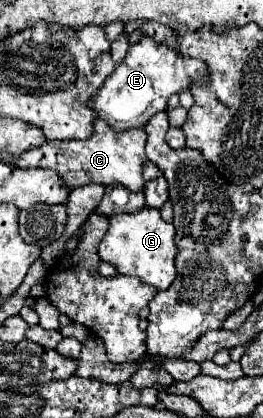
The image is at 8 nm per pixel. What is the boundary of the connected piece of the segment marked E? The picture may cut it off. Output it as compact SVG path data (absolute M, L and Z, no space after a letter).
M142 36L136 44L132 44L124 56L124 60L114 68L114 74L106 78L100 92L90 100L90 106L98 114L98 118L106 120L110 128L116 132L124 132L128 128L144 128L144 124L156 114L166 110L166 100L172 94L180 94L190 88L192 82L200 82L208 78L208 68L202 60L182 56L178 50L156 42L148 36Z

